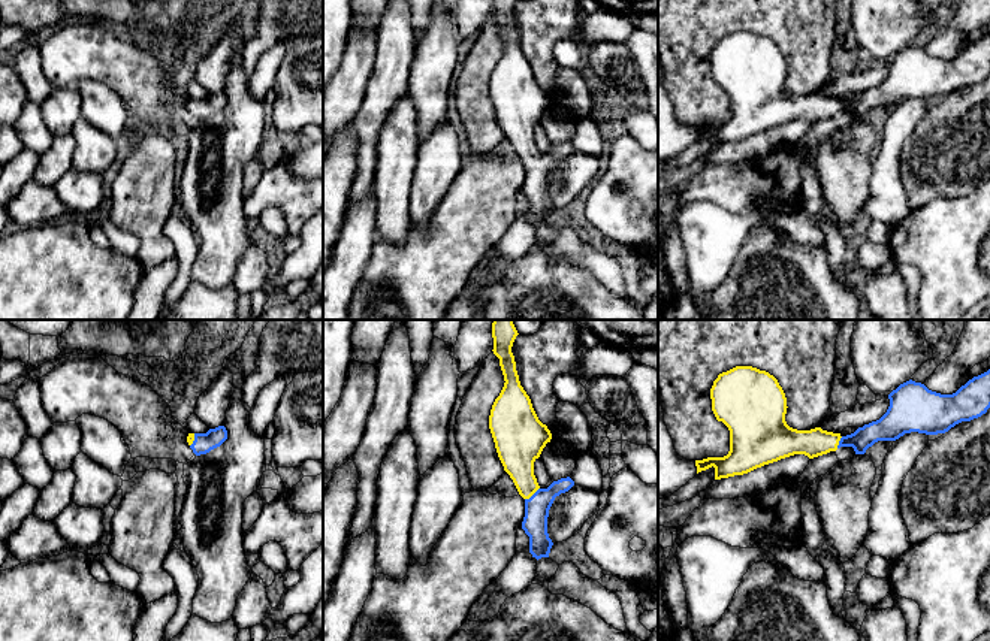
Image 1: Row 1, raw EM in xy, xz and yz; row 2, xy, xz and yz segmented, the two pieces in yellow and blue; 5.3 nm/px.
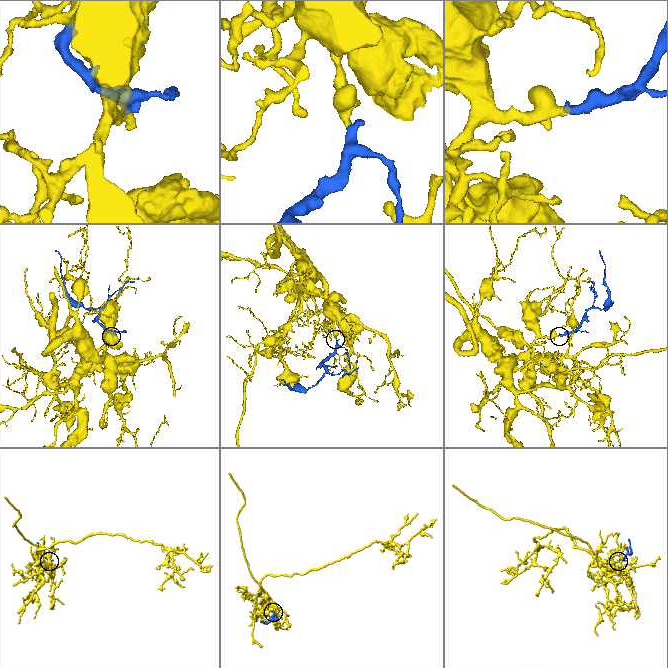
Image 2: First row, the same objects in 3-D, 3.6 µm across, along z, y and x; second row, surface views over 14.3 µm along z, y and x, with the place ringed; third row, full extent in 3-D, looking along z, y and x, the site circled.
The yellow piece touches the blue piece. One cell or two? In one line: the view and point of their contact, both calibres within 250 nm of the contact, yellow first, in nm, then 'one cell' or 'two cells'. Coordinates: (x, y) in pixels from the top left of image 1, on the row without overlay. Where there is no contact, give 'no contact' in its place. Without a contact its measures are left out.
meets yellow in xz at (531, 160); 200 nm thick on the yellow side, 130 nm on the other; one cell

